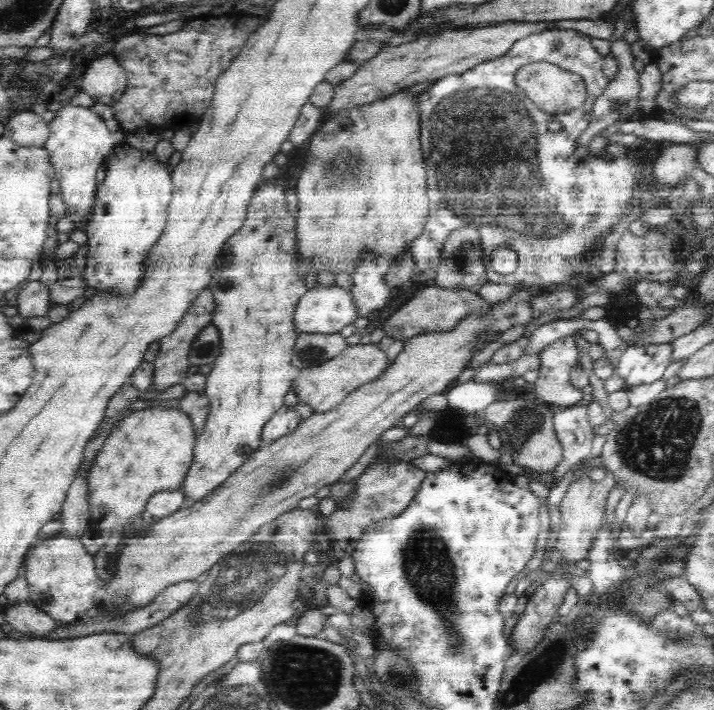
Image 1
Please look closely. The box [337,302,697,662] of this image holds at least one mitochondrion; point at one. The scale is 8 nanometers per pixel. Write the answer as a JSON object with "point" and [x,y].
{"point":[432,574]}

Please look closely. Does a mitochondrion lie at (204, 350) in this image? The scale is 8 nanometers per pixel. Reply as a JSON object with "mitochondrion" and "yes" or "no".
{"mitochondrion":"yes"}

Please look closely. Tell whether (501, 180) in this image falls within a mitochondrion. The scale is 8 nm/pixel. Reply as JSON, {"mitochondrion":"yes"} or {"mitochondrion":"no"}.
{"mitochondrion":"yes"}

